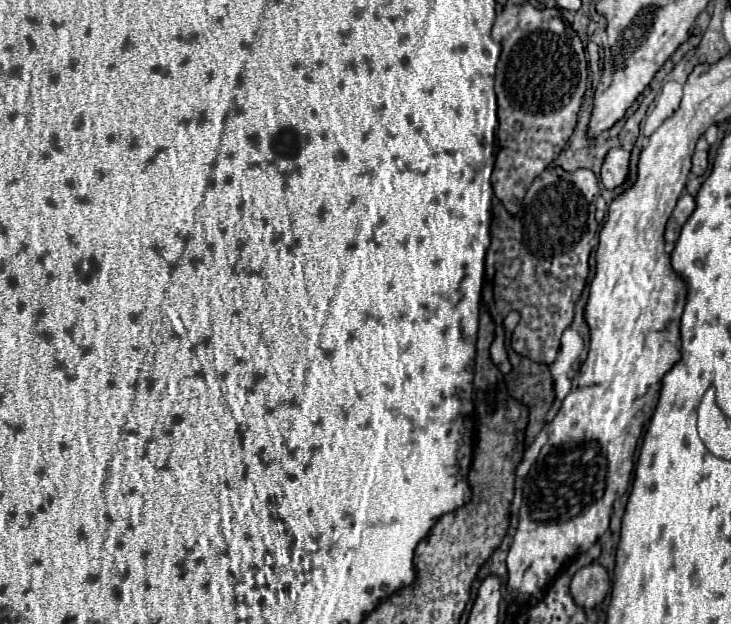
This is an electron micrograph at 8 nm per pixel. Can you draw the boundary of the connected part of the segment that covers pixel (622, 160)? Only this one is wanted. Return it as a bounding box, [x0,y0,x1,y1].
[602,148,630,190]

